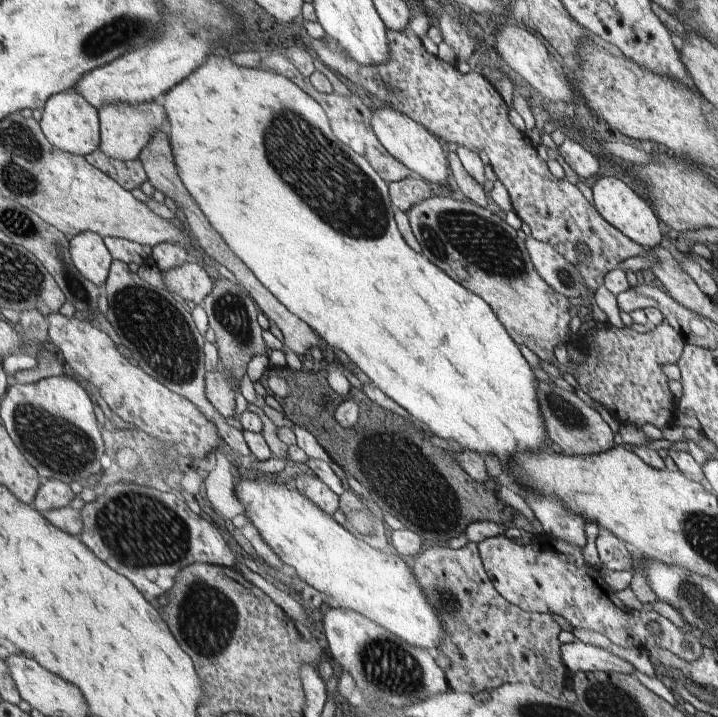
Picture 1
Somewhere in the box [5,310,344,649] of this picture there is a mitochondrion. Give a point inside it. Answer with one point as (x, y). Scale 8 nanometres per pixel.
(139, 532)

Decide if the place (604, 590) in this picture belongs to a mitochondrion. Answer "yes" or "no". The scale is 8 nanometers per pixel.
no

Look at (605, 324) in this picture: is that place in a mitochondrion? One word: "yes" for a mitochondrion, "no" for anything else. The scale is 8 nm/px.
no

